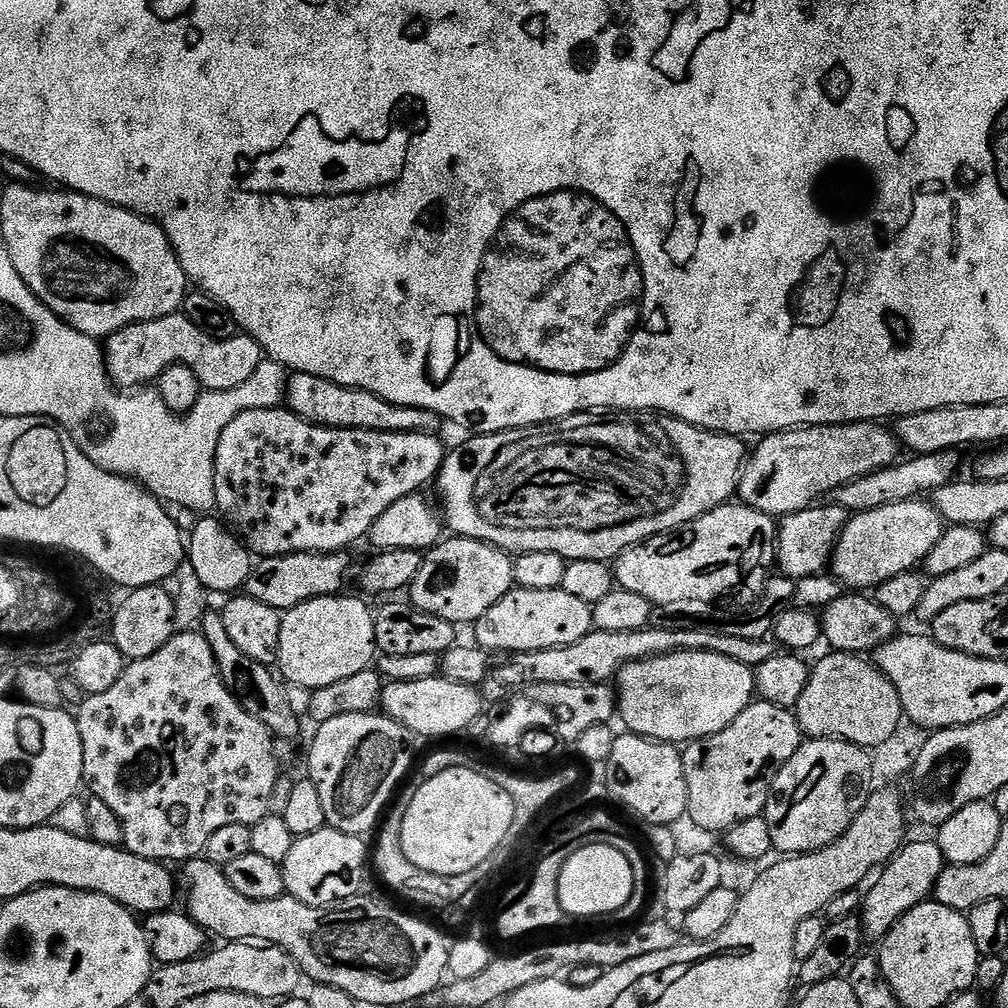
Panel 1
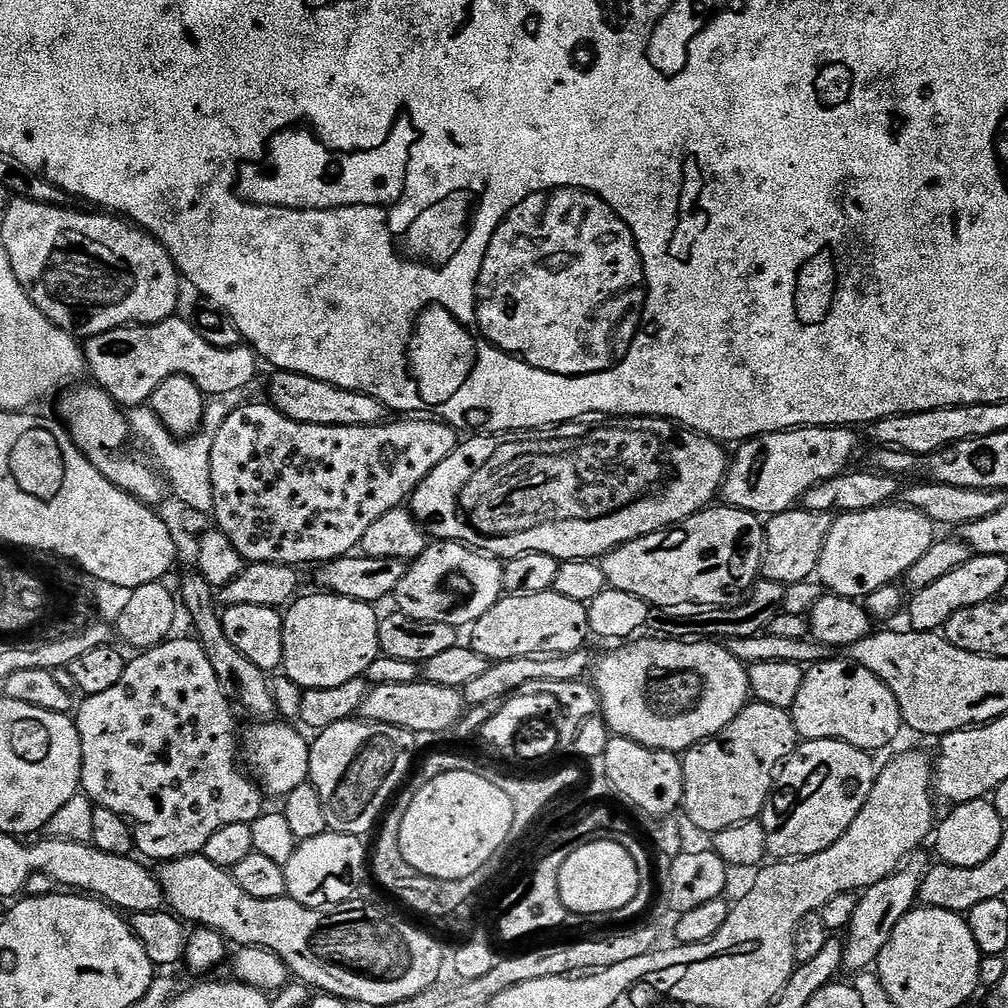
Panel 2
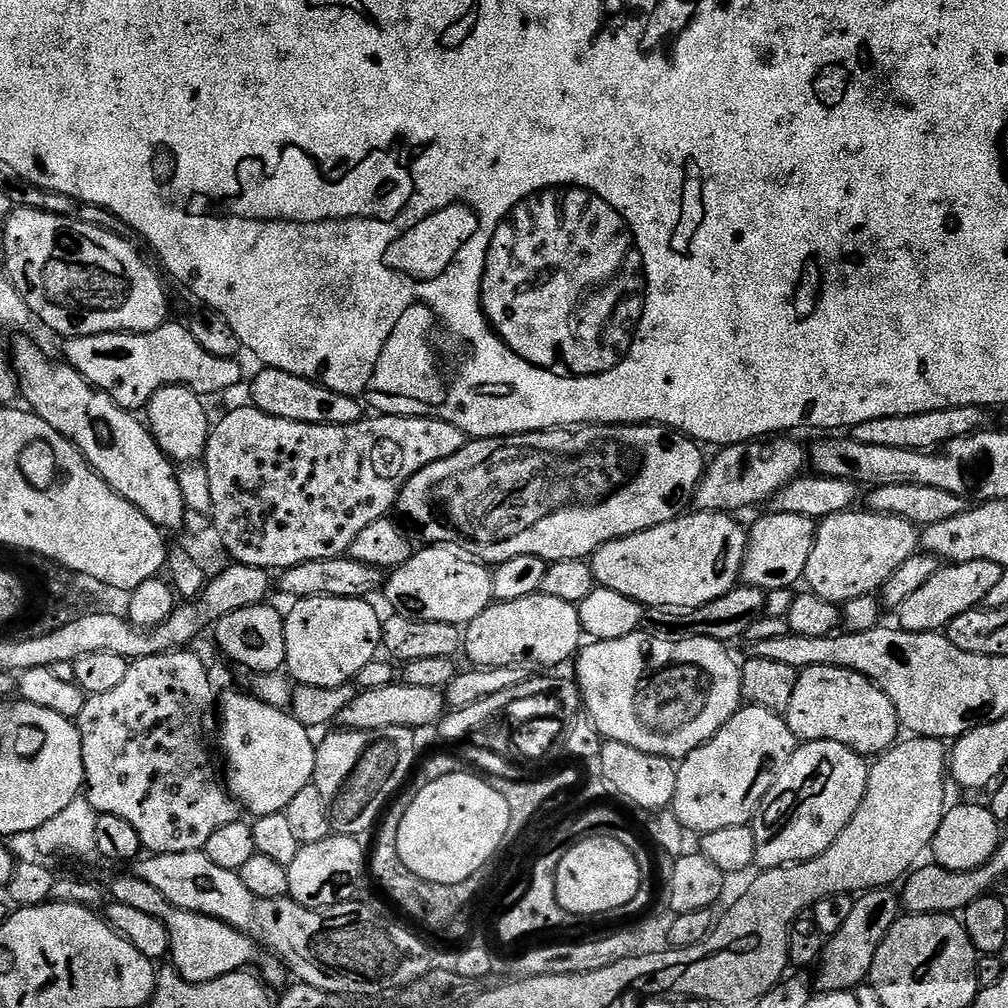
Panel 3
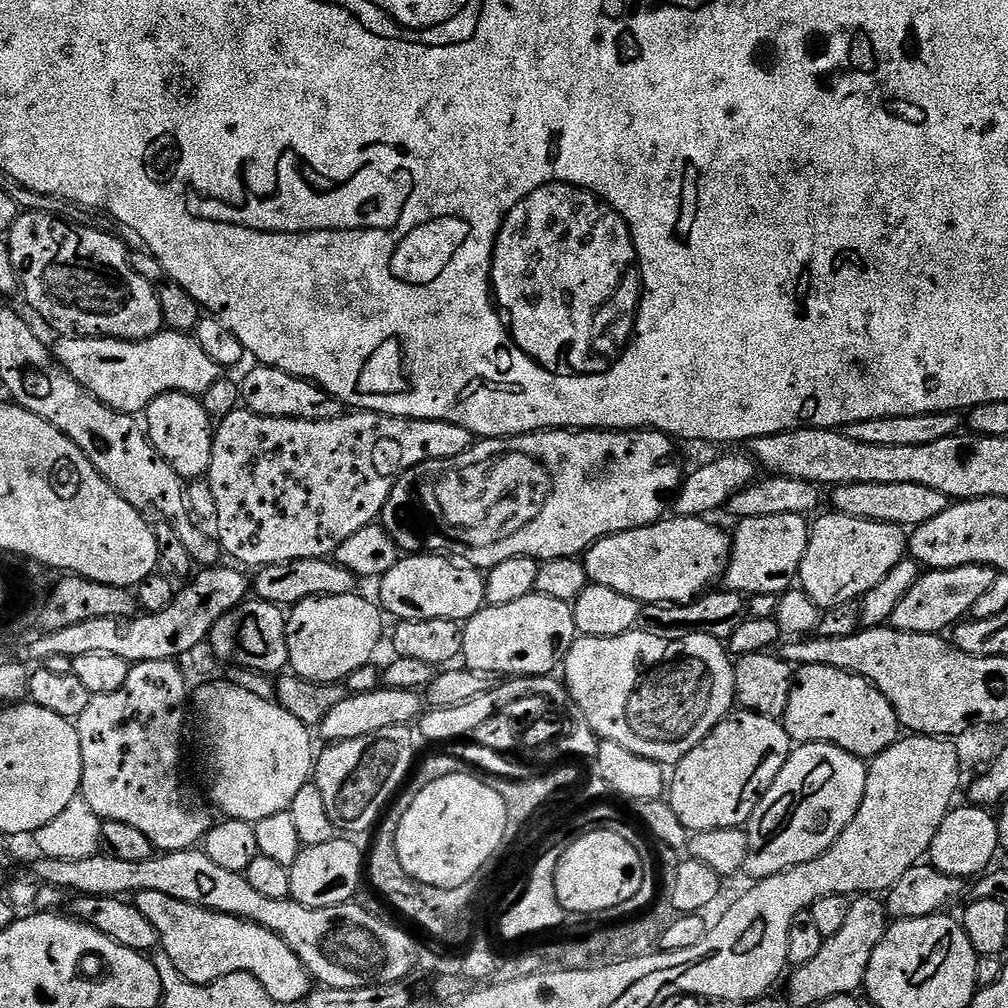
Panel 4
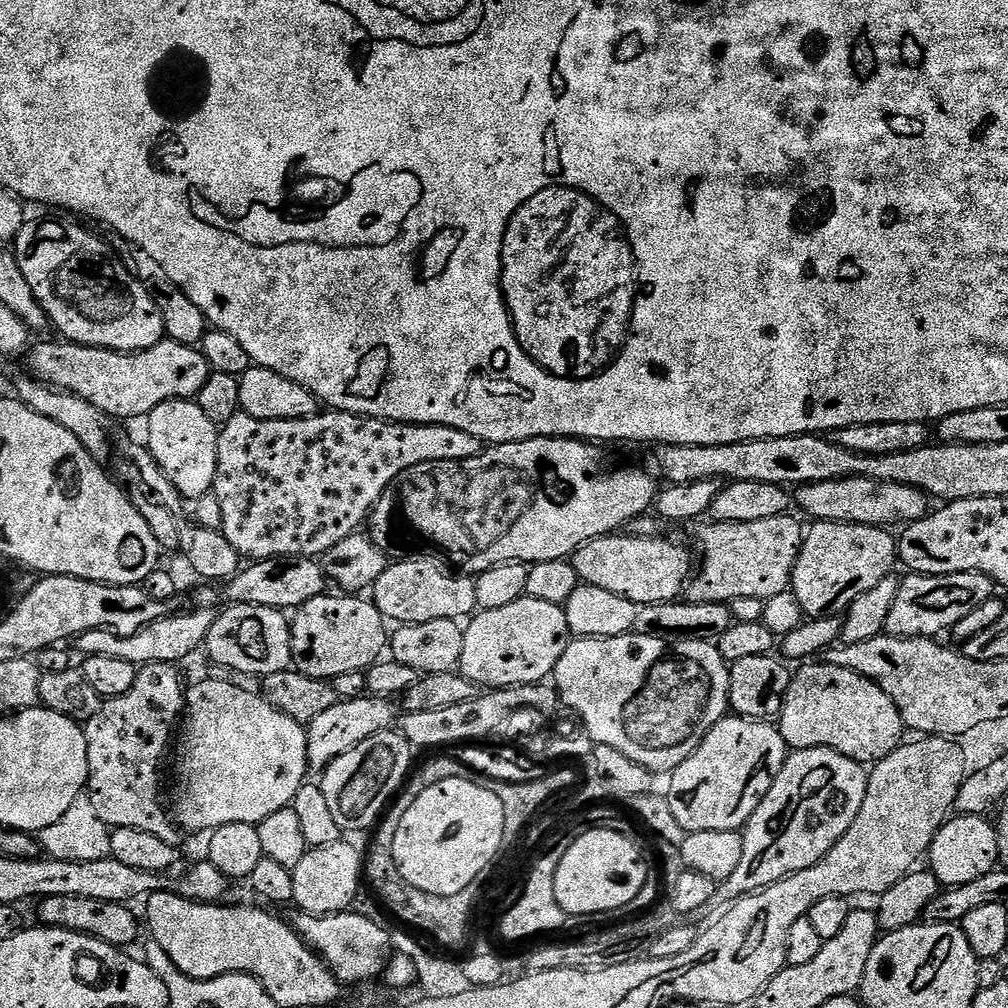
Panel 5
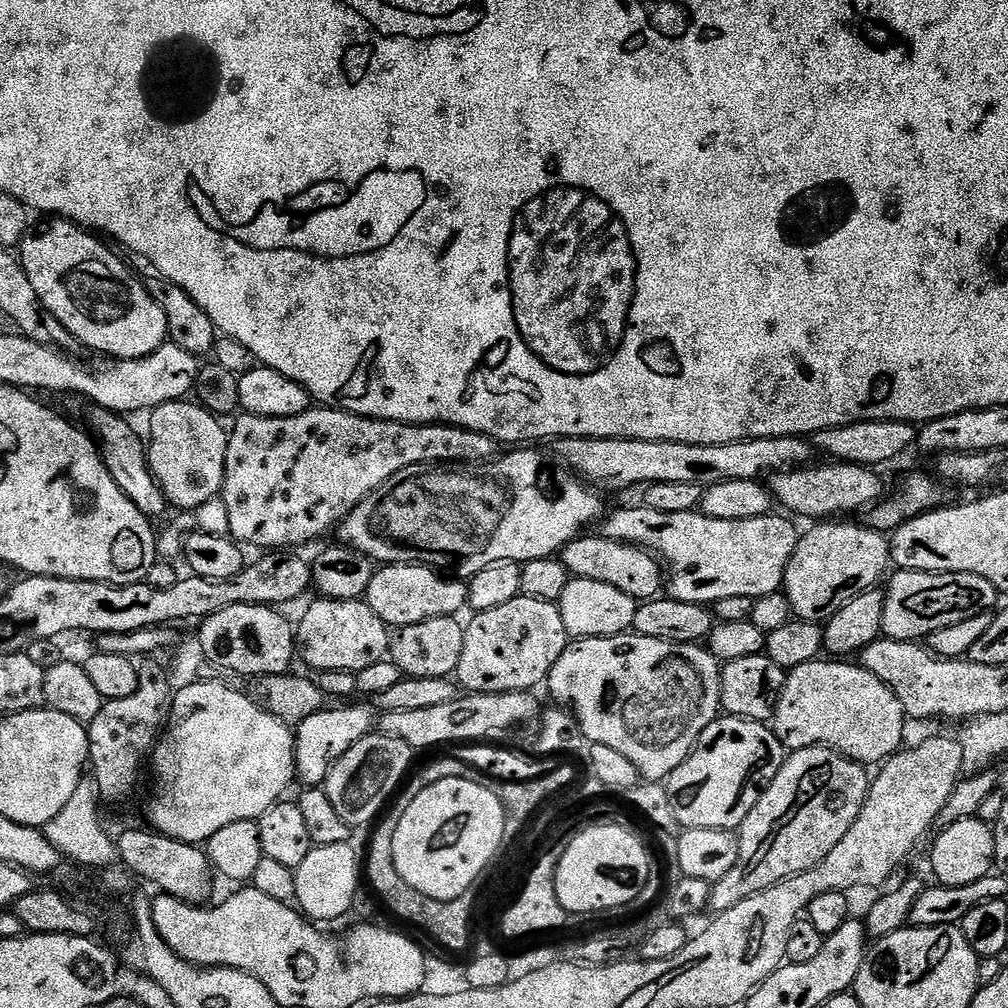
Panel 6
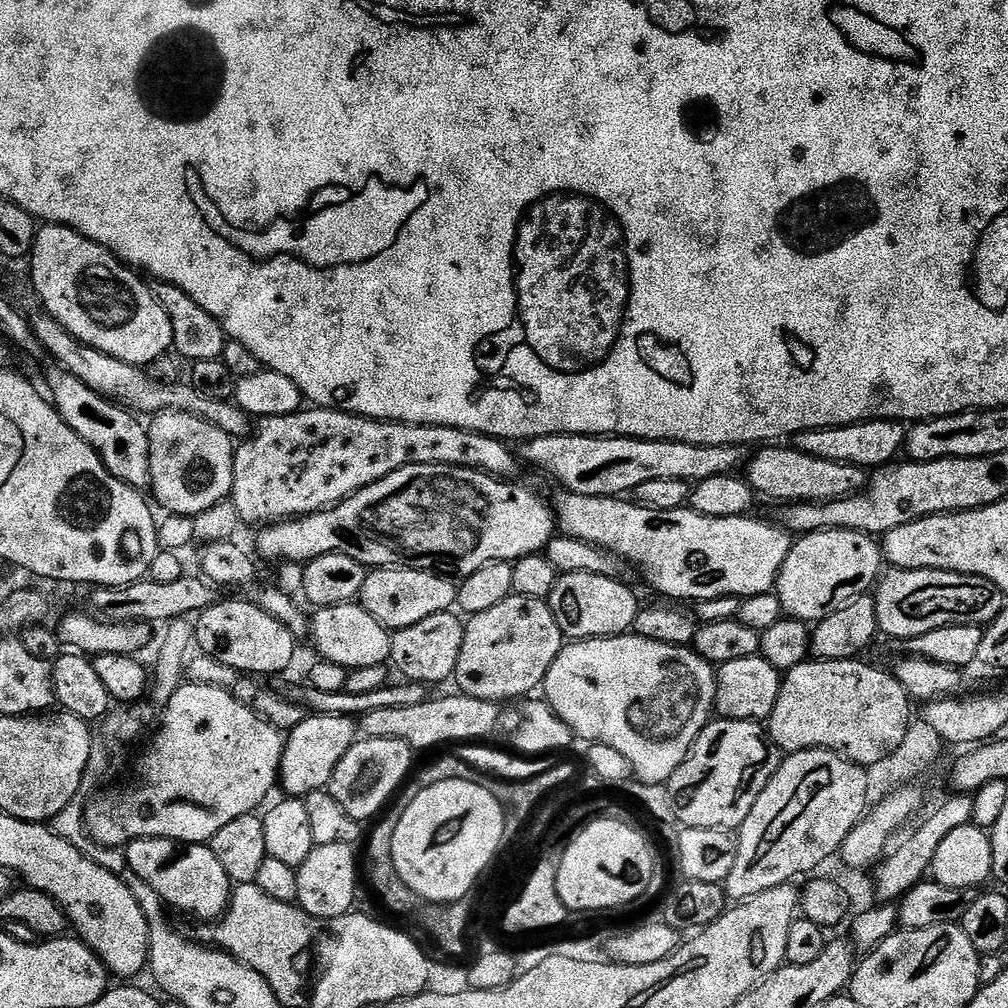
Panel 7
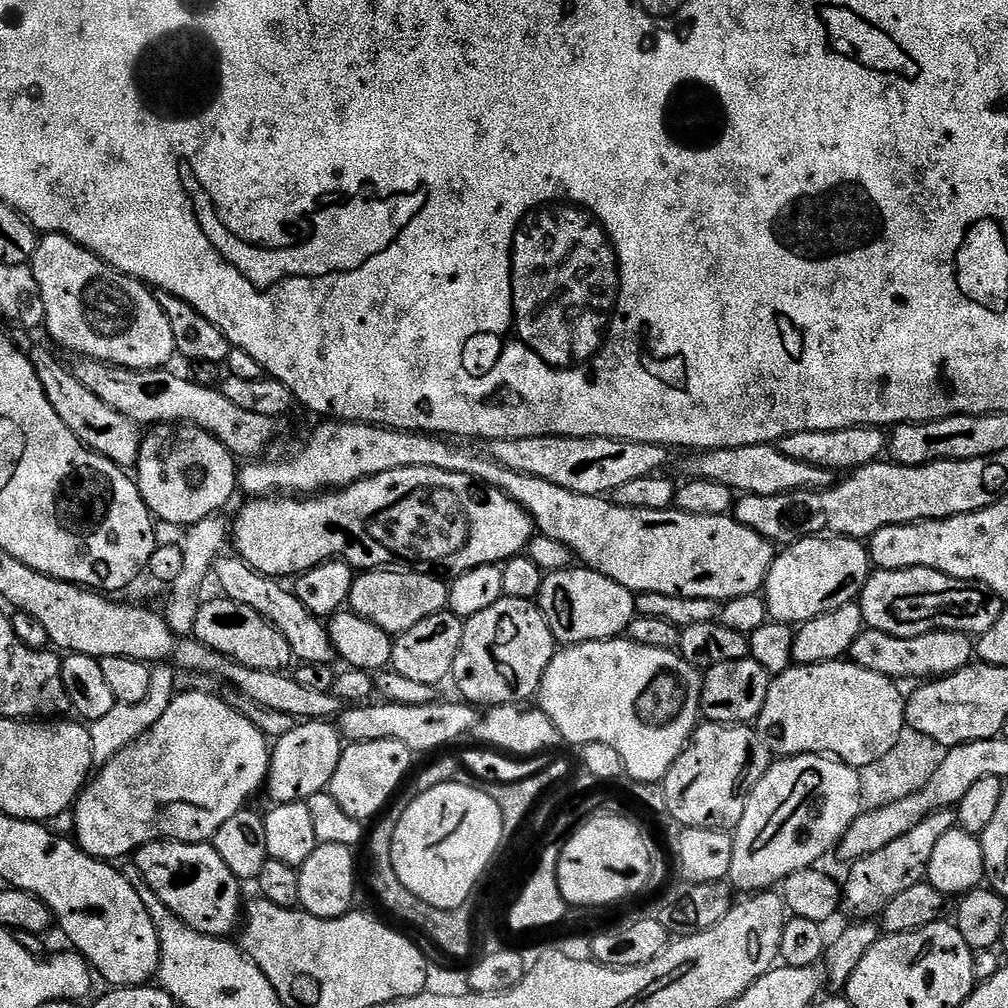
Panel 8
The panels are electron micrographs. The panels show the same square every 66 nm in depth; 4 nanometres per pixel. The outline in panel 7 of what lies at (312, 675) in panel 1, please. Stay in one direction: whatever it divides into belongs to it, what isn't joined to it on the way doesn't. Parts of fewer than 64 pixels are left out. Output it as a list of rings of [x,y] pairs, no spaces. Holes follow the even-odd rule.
[[[359,602],[315,609],[310,616],[310,640],[316,643],[319,659],[347,668],[387,665],[392,659],[392,632],[378,622]]]

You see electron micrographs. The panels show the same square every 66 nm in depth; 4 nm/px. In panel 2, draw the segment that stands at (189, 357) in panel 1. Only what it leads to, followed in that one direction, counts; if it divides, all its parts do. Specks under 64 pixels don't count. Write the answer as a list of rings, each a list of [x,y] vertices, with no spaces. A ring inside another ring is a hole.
[[[173,318],[157,324],[115,328],[106,334],[87,337],[82,344],[84,362],[90,376],[92,372],[93,378],[96,379],[93,381],[105,392],[109,392],[117,404],[131,410],[147,405],[152,399],[154,390],[158,390],[158,386],[162,386],[162,382],[166,382],[166,378],[175,376],[190,378],[208,398],[228,398],[231,392],[242,391],[255,378],[258,357],[251,348],[247,346],[238,348],[210,346],[210,342],[203,340],[198,334],[198,330],[194,330],[191,322],[187,319],[180,319]]]

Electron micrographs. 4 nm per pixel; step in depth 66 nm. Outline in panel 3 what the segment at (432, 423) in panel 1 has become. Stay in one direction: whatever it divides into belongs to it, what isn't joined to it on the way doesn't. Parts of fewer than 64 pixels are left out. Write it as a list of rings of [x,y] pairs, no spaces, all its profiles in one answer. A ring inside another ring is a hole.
[[[261,367],[259,371],[260,373],[252,380],[251,403],[258,410],[274,418],[286,418],[290,422],[299,424],[329,424],[330,426],[346,426],[365,419],[366,408],[361,401],[350,398],[346,394],[338,394],[325,384],[298,378],[294,374],[286,374],[286,370],[277,368]]]

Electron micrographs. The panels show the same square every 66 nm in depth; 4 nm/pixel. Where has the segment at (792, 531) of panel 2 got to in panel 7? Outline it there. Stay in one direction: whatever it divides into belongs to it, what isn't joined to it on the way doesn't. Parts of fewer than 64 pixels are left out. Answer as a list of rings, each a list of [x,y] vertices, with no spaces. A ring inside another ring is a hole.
[[[567,490],[559,494],[561,496],[557,498],[556,504],[554,500],[554,519],[563,535],[593,544],[604,552],[611,552],[625,565],[633,564],[654,591],[669,596],[672,602],[695,602],[723,596],[747,598],[771,592],[776,587],[778,574],[794,543],[793,537],[779,523],[767,524],[764,520],[752,520],[751,515],[710,518],[692,511],[688,506],[674,510],[650,510],[628,498],[579,496]]]

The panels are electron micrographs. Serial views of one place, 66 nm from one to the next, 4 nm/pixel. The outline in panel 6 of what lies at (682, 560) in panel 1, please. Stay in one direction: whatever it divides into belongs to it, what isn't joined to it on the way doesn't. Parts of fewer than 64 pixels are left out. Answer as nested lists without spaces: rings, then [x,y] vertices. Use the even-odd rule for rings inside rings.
[[[602,534],[588,535],[577,536],[559,553],[558,559],[568,568],[569,577],[606,582],[606,586],[622,590],[622,594],[631,596],[637,602],[661,595],[666,576],[661,561],[651,551],[637,548],[634,544],[623,544],[621,540],[608,540]]]

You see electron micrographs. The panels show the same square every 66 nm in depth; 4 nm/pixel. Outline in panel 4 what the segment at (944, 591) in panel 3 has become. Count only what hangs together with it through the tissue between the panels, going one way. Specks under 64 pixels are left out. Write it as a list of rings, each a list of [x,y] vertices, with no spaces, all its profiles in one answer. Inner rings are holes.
[[[983,564],[925,571],[914,586],[910,586],[906,598],[898,602],[898,610],[894,610],[890,621],[891,627],[899,632],[943,633],[971,613],[974,602],[994,586],[997,575],[996,569],[986,568]]]

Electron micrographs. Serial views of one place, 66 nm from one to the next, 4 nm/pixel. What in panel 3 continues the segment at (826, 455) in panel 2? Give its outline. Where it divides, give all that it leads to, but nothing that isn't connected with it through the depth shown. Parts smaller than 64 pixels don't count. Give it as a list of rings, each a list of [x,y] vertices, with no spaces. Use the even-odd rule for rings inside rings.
[[[776,438],[771,442],[729,444],[721,447],[716,457],[707,461],[704,476],[694,497],[698,512],[739,513],[739,508],[767,505],[790,481],[806,468],[806,448],[792,438]],[[776,440],[776,441],[775,441]],[[772,443],[773,444],[768,444]]]

